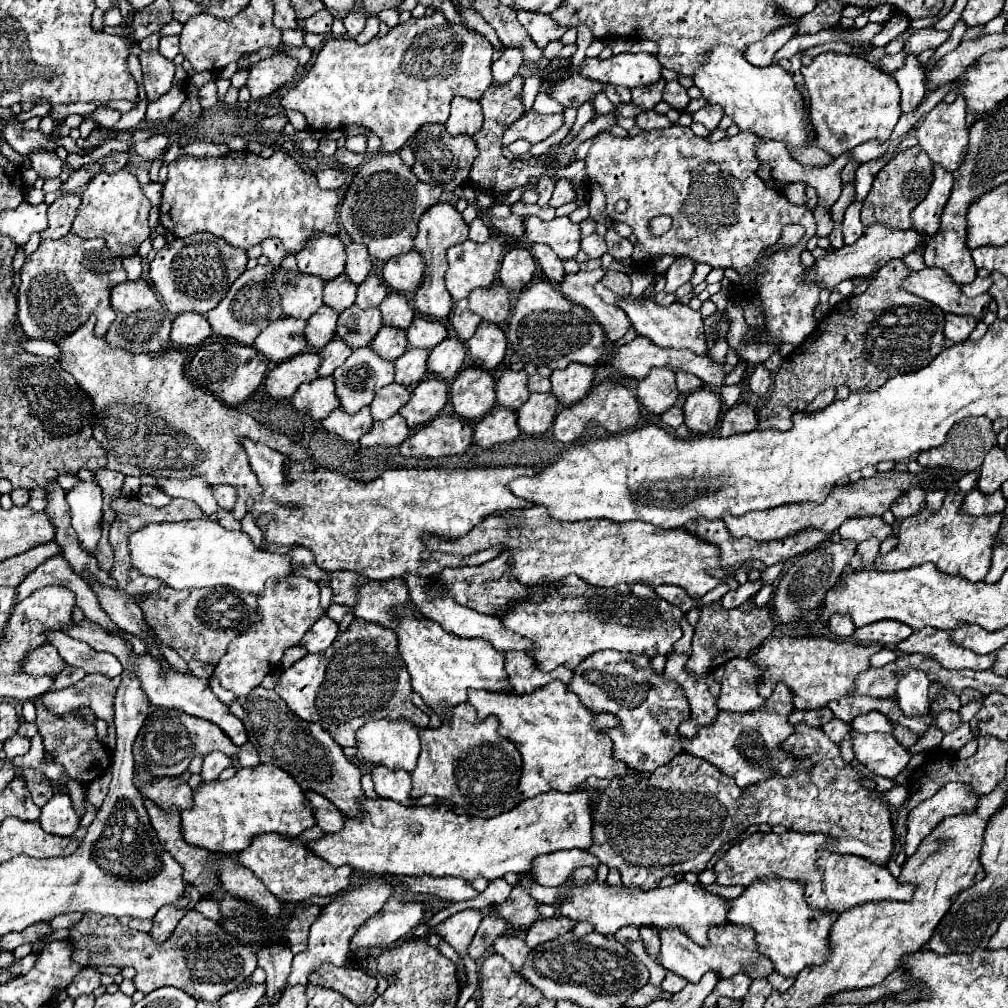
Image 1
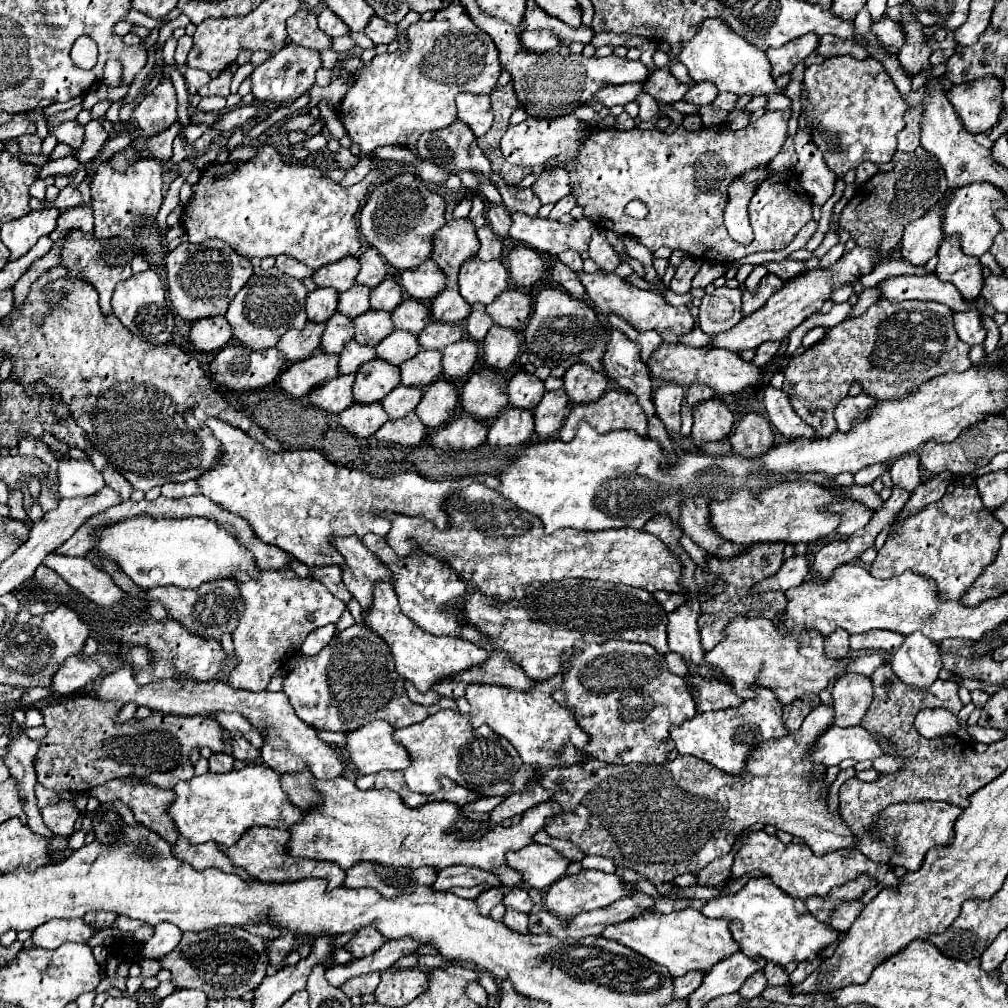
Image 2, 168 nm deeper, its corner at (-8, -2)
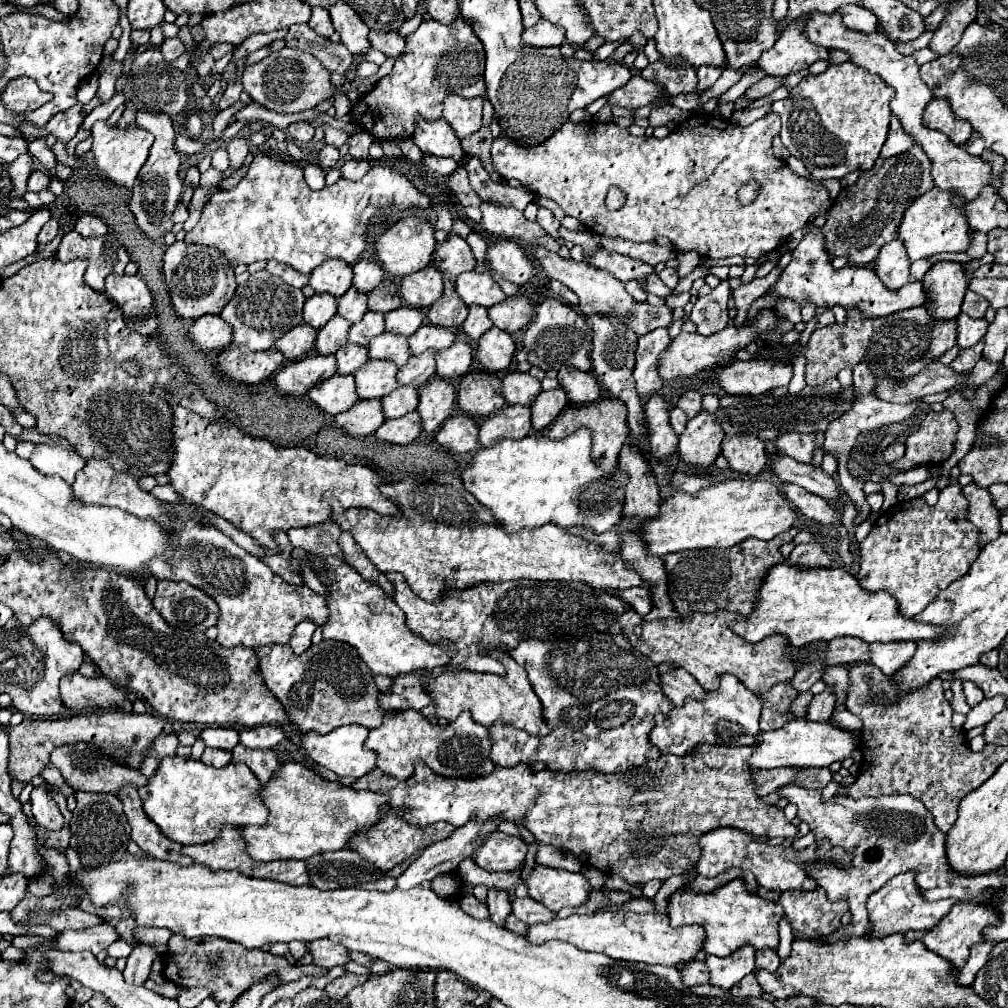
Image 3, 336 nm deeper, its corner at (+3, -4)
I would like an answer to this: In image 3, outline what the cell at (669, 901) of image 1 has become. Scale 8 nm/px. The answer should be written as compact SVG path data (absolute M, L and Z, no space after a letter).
M536 866L532 876L526 878L526 886L528 896L542 902L552 912L558 912L564 906L584 906L590 900L590 882L580 872L572 874L558 868Z

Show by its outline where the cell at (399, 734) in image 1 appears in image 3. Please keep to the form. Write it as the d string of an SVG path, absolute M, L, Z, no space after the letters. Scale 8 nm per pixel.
M358 724L340 726L340 728L332 730L332 732L328 732L326 736L308 732L308 734L302 736L302 746L304 746L304 750L308 752L308 756L316 764L320 764L320 766L336 772L340 778L344 778L344 776L360 778L360 776L364 776L364 774L368 774L368 772L372 772L376 768L376 752L364 748L364 740L368 738L368 732L370 732L368 728L358 726Z

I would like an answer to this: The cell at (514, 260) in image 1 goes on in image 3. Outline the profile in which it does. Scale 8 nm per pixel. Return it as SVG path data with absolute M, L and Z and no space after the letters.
M498 240L488 248L490 268L504 276L504 280L514 282L516 286L526 284L534 274L534 266L524 254L524 250L512 240Z

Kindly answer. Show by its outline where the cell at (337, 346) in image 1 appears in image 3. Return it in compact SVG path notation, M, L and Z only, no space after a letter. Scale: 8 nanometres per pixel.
M346 344L336 352L338 374L354 374L360 366L366 364L366 360L368 360L368 348L356 346L356 344Z

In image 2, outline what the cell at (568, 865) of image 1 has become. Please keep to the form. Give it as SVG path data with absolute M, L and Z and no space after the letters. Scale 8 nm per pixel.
M537 842L527 844L521 850L507 852L507 866L517 870L523 876L523 882L531 888L549 888L557 882L569 864L557 850L551 846L541 846Z

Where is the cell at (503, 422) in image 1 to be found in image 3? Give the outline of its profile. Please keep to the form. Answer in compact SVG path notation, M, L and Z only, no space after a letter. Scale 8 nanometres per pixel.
M506 406L494 416L486 418L480 426L478 442L482 448L496 446L500 440L516 440L530 434L530 408L526 406Z

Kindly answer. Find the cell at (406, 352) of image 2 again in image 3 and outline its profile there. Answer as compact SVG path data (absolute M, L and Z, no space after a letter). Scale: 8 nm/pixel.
M384 332L376 338L372 338L368 352L370 352L370 358L392 360L394 364L398 364L398 368L404 366L410 358L410 348L408 348L406 336L392 334L392 332Z

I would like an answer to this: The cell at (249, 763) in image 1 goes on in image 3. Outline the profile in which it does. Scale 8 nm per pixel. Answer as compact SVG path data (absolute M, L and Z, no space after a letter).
M206 728L202 730L200 738L206 746L218 750L232 750L238 744L238 732L234 728Z

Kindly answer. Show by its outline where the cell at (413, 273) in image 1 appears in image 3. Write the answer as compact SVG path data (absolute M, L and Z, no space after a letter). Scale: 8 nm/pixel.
M434 266L408 274L400 282L400 294L402 294L404 302L408 306L420 308L420 310L434 304L440 298L442 288L444 288L442 274Z

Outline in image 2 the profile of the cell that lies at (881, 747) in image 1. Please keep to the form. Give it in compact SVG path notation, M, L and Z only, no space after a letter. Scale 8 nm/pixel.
M829 726L823 734L819 734L817 742L813 744L805 760L819 762L829 768L841 764L845 758L875 760L881 754L883 748L879 740L863 726L853 726L853 728Z

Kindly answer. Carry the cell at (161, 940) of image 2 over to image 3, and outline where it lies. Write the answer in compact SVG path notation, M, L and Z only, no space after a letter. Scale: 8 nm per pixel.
M136 944L132 948L132 954L128 956L128 964L124 970L124 978L130 984L142 986L150 974L150 966L154 962L154 958L158 956L156 948L150 944Z

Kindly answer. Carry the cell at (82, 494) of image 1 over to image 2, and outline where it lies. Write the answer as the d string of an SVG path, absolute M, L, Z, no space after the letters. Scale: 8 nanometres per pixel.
M63 458L57 466L59 474L59 494L61 498L75 498L75 496L91 496L97 494L105 482L99 470L89 460L75 460Z

